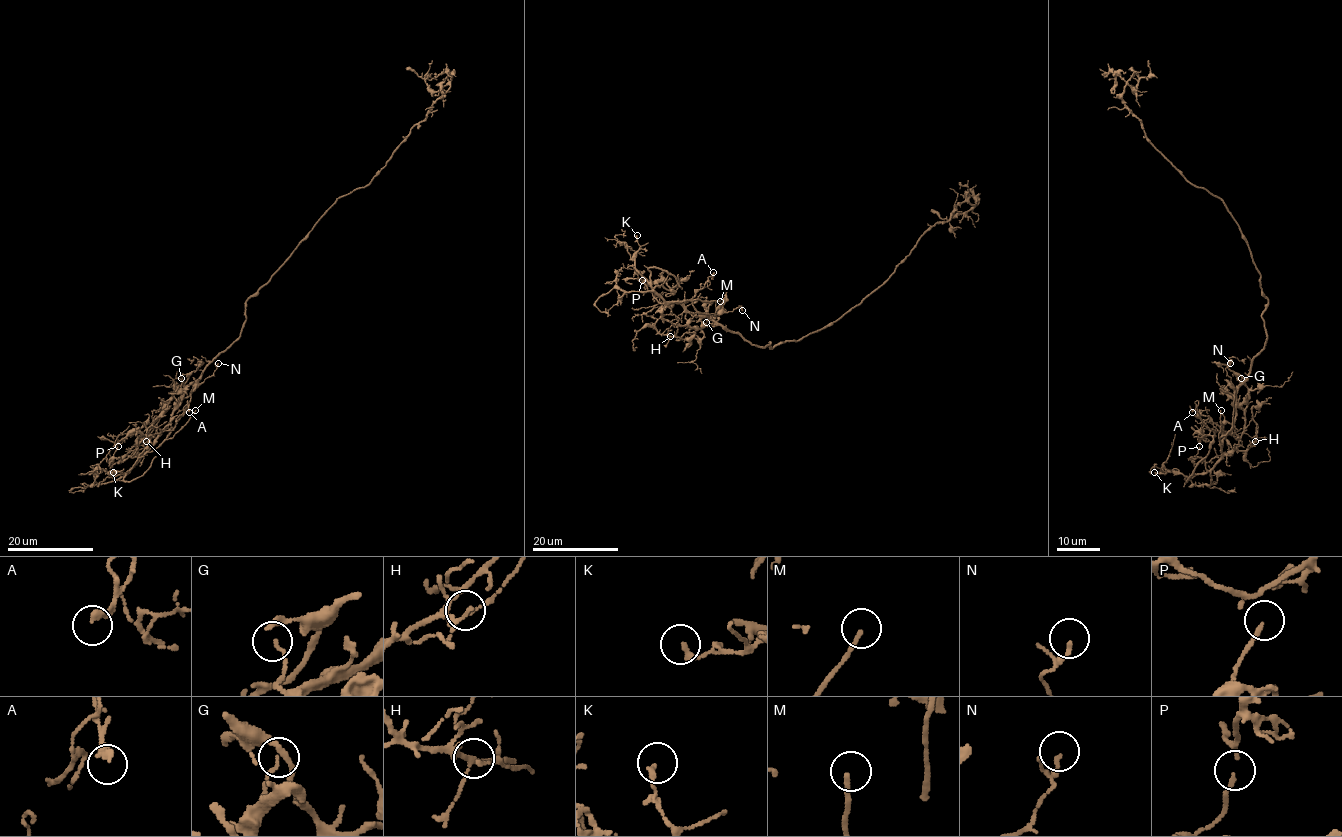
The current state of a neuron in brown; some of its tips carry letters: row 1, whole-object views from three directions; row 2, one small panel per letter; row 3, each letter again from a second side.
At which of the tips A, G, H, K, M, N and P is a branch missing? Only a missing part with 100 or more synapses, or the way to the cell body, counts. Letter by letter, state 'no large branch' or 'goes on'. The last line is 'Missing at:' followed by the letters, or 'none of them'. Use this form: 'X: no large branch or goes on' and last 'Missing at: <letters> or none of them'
A: no large branch
G: no large branch
H: no large branch
K: no large branch
M: no large branch
N: no large branch
P: no large branch
Missing at: none of them

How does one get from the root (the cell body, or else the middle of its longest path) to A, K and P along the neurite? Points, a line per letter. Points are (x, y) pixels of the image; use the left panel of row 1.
A: (270, 278), (246, 301), (240, 335), (186, 387), (180, 406), (160, 435), (186, 406), (189, 412)
K: (270, 278), (246, 301), (240, 335), (186, 387), (180, 406), (154, 444), (127, 472), (115, 477), (113, 472)
P: (270, 278), (246, 301), (240, 335), (186, 387), (155, 442), (139, 457), (123, 461), (114, 457), (118, 446)

